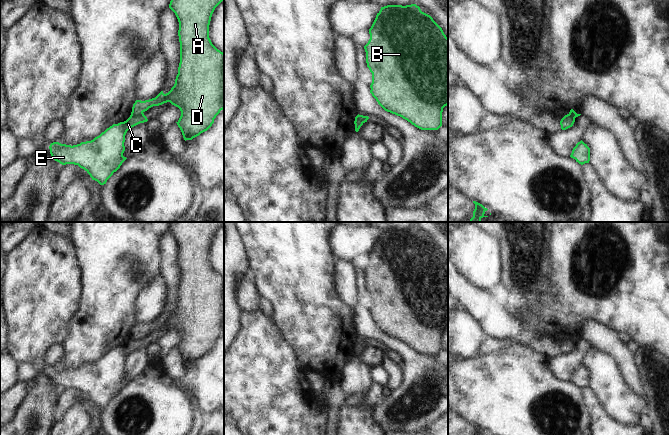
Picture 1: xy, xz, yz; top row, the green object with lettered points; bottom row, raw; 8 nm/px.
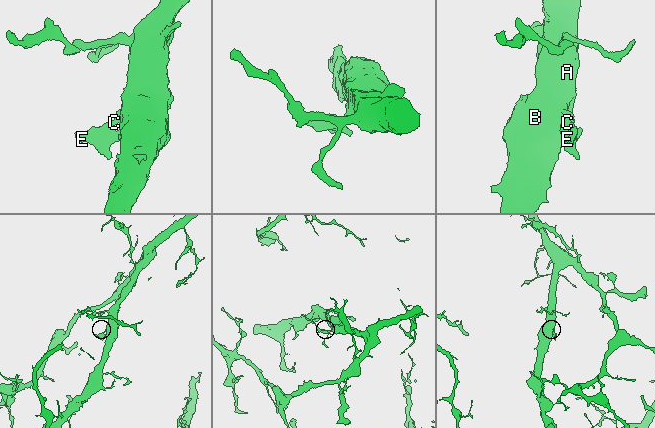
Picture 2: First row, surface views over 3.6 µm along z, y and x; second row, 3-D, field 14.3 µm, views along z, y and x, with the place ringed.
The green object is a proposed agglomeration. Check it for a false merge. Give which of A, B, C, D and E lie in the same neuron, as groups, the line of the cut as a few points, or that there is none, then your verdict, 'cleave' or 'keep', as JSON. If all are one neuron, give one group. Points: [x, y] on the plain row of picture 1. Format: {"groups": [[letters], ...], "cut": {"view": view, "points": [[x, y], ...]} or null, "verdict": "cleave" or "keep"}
{"groups": [["A", "B", "D"], ["C", "E"]], "cut": {"view": "xy", "points": [[142, 335], [131, 339]]}, "verdict": "cleave"}

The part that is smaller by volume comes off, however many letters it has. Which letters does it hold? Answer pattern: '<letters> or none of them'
C, E.

